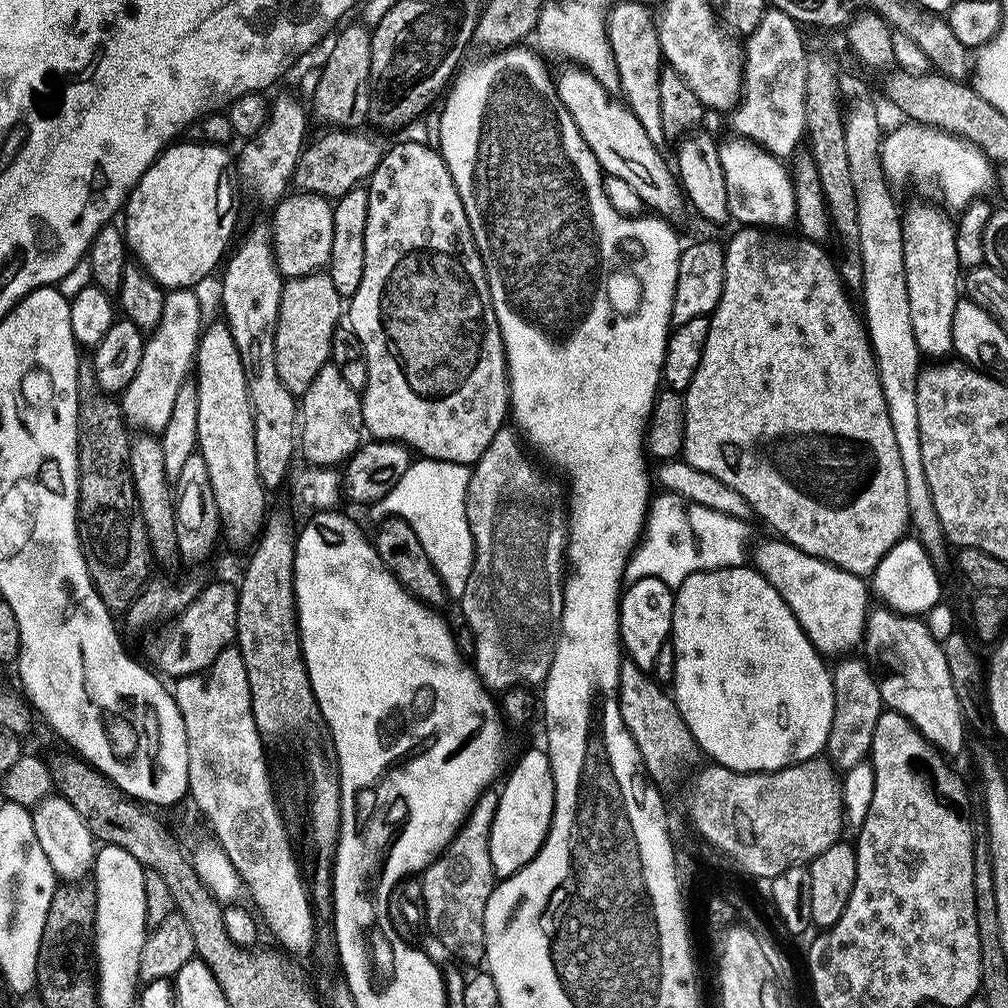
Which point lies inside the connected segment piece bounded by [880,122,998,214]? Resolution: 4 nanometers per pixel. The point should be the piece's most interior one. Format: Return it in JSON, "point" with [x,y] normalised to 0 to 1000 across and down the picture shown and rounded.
{"point":[956,172]}

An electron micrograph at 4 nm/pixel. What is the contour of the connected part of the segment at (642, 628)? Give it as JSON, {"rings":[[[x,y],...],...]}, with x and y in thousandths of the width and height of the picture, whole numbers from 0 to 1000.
{"rings":[[[653,573],[632,575],[626,582],[624,587],[622,584],[618,588],[615,597],[615,638],[624,656],[631,658],[637,666],[646,668],[653,653],[660,650],[667,633],[667,610],[671,600],[671,587]]]}

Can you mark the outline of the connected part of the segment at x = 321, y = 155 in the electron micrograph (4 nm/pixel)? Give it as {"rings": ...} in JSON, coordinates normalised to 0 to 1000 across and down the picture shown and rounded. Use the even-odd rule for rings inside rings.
{"rings":[[[325,129],[322,132],[322,135],[315,136],[313,140],[311,138],[299,153],[292,183],[299,191],[336,196],[348,190],[350,187],[356,186],[360,181],[368,180],[375,165],[381,160],[383,143],[380,143],[375,136],[368,135],[365,129]]]}

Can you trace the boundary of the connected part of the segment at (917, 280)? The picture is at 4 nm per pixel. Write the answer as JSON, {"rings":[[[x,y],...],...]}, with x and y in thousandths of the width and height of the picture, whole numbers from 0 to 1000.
{"rings":[[[905,206],[895,218],[903,319],[907,319],[907,335],[911,335],[914,350],[918,354],[926,353],[929,359],[945,352],[946,312],[954,297],[954,267],[948,243],[949,223],[943,218],[945,215],[937,210],[929,206]]]}

